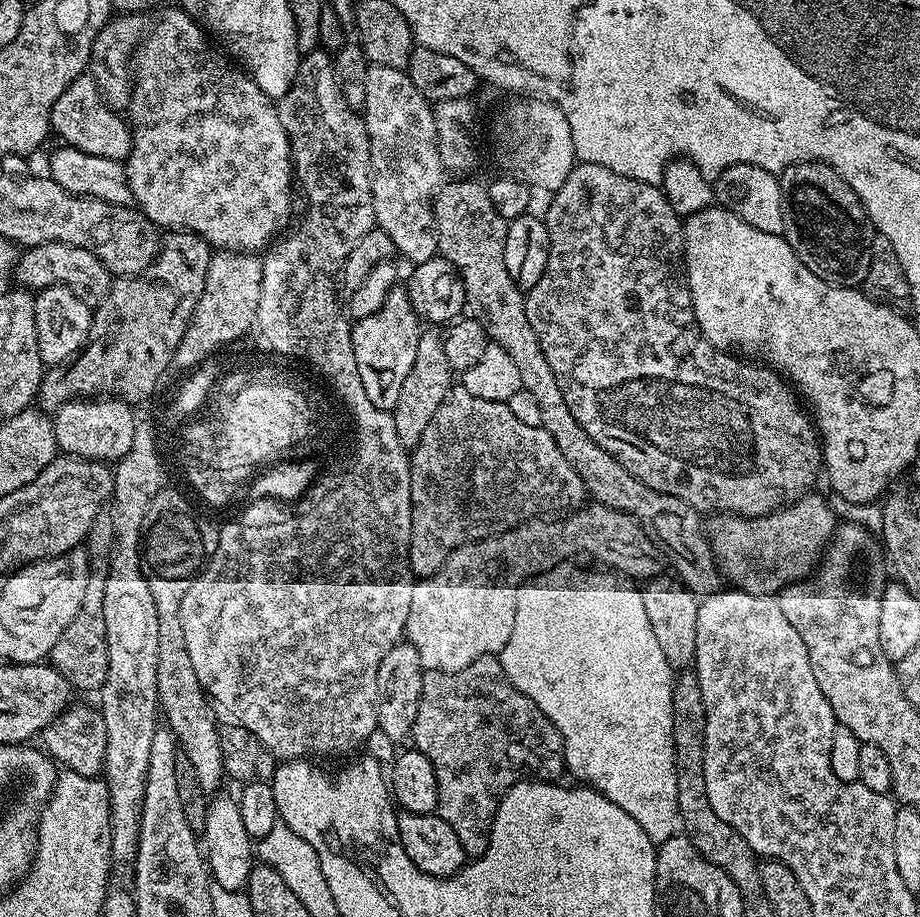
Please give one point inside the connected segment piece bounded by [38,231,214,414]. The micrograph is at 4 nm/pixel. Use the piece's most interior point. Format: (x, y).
(135, 331)

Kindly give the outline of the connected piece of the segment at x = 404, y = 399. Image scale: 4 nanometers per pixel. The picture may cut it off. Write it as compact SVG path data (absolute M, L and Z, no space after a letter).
M436 330L421 331L418 350L414 354L414 366L410 366L410 374L406 374L406 382L402 382L398 402L390 409L394 418L394 430L398 432L398 438L404 448L409 450L415 448L422 434L426 434L426 426L430 426L430 418L434 418L434 410L442 406L442 402L453 387L452 376L454 377L454 369L446 362L441 333Z

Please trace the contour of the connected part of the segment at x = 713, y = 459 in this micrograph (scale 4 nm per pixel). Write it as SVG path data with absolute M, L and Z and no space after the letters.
M580 162L573 168L570 178L566 178L566 182L562 182L560 189L557 192L551 193L550 200L552 200L552 205L548 208L548 216L545 215L543 217L544 224L548 228L548 261L546 262L546 270L542 274L542 278L538 278L536 285L527 289L524 305L526 306L526 318L530 318L530 326L534 326L534 334L538 334L538 342L542 346L542 354L546 354L546 362L550 362L550 370L554 370L558 386L562 390L562 398L566 398L566 406L570 406L570 414L574 414L578 426L582 426L582 430L586 430L586 434L590 434L592 441L598 446L602 446L602 450L606 450L615 460L622 462L622 466L626 466L626 470L630 470L630 474L634 474L634 478L638 478L646 486L650 486L662 494L670 494L674 498L686 502L691 508L696 509L701 514L712 512L711 514L731 514L734 516L747 516L749 518L753 516L767 516L768 513L777 511L781 506L795 501L801 494L807 493L811 489L808 487L815 482L816 475L819 472L821 475L822 472L822 441L817 433L813 417L806 411L805 405L798 399L797 393L790 387L789 381L781 376L780 373L773 372L771 368L761 366L759 363L749 362L739 355L730 352L720 352L714 346L710 346L710 342L702 334L702 330L694 318L694 306L692 305L692 295L688 285L688 273L684 267L684 226L682 218L672 209L672 204L665 198L663 187L647 184L646 182L638 182L634 178L626 178L622 174L614 174L614 170L606 170L606 166Z

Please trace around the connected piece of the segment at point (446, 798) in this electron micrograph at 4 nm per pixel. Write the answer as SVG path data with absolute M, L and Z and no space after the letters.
M496 654L478 658L457 672L425 671L410 740L416 743L413 744L415 751L426 754L434 766L434 778L438 782L436 812L450 825L454 834L458 834L465 849L472 850L476 844L477 853L488 849L492 819L496 816L500 799L513 786L525 778L556 782L566 772L562 734L554 722L538 710L536 703L506 678Z

